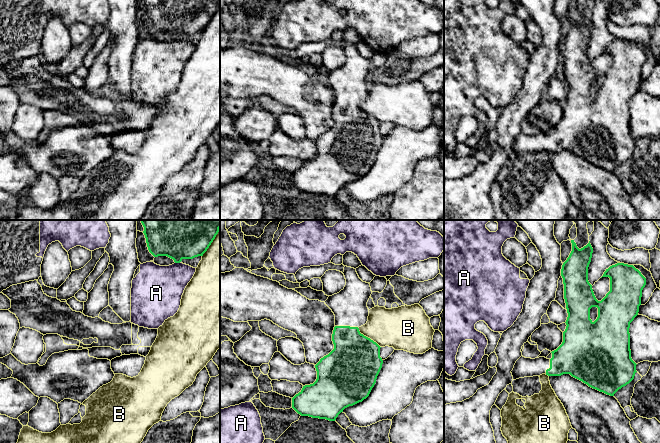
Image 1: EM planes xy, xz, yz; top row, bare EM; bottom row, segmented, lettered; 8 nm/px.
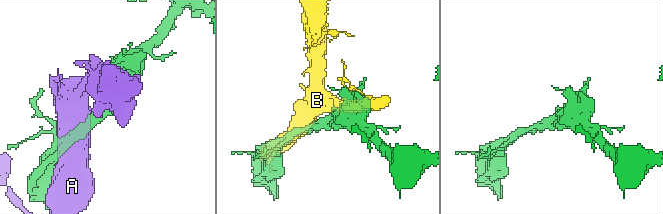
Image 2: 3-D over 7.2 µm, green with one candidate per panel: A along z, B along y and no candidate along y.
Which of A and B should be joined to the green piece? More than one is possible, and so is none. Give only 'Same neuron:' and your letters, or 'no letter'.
Same neuron: no letter

